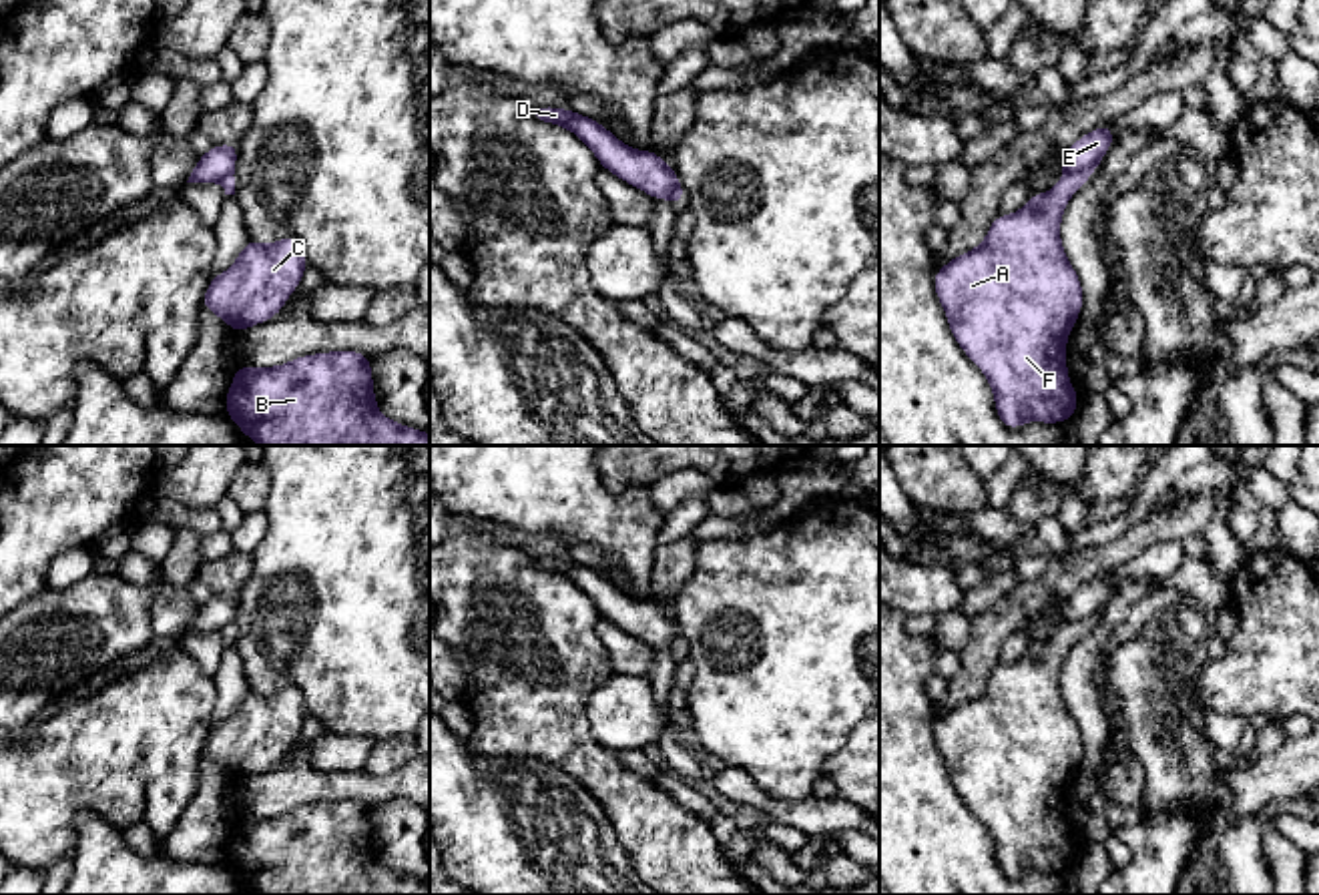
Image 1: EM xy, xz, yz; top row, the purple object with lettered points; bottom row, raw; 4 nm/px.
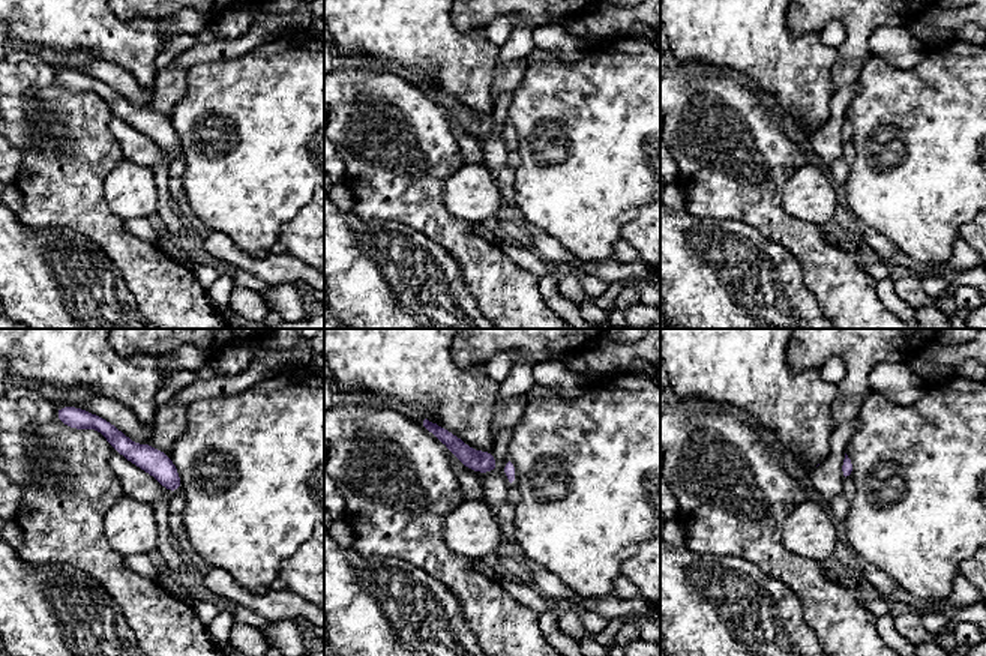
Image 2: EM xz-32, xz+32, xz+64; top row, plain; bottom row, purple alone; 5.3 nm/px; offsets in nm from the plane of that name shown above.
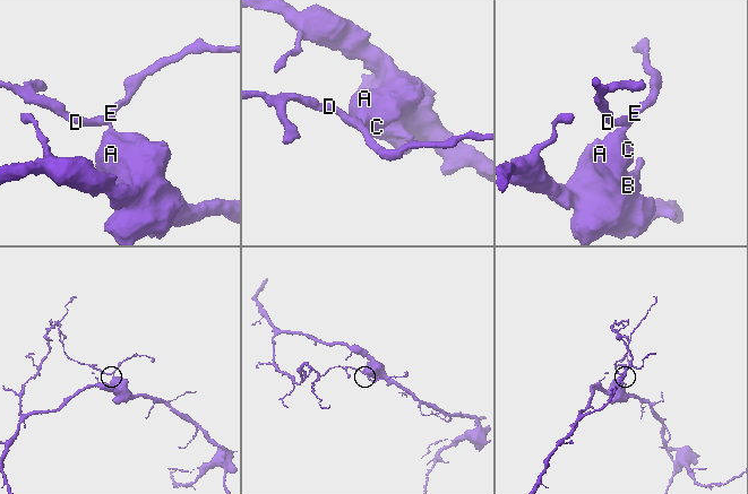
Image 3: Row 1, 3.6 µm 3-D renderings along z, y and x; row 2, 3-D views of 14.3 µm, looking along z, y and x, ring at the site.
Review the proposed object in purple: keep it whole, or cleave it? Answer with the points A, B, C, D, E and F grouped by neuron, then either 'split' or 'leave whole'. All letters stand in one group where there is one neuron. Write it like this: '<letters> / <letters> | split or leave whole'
A B C F / D E | split

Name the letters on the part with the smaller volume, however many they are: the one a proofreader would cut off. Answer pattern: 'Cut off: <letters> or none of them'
Cut off: D, E

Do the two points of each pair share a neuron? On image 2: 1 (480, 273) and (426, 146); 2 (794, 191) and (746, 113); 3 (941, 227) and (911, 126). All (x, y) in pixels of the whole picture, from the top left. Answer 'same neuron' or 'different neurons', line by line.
1: same neuron
2: different neurons
3: same neuron

